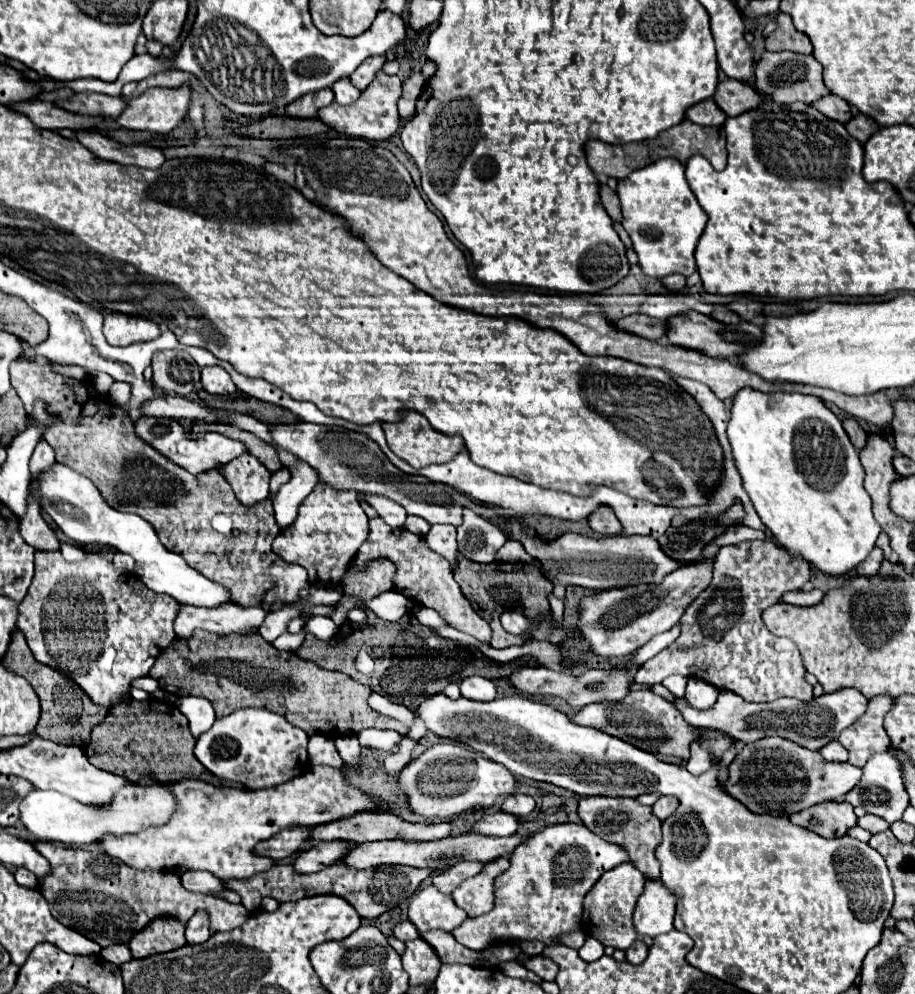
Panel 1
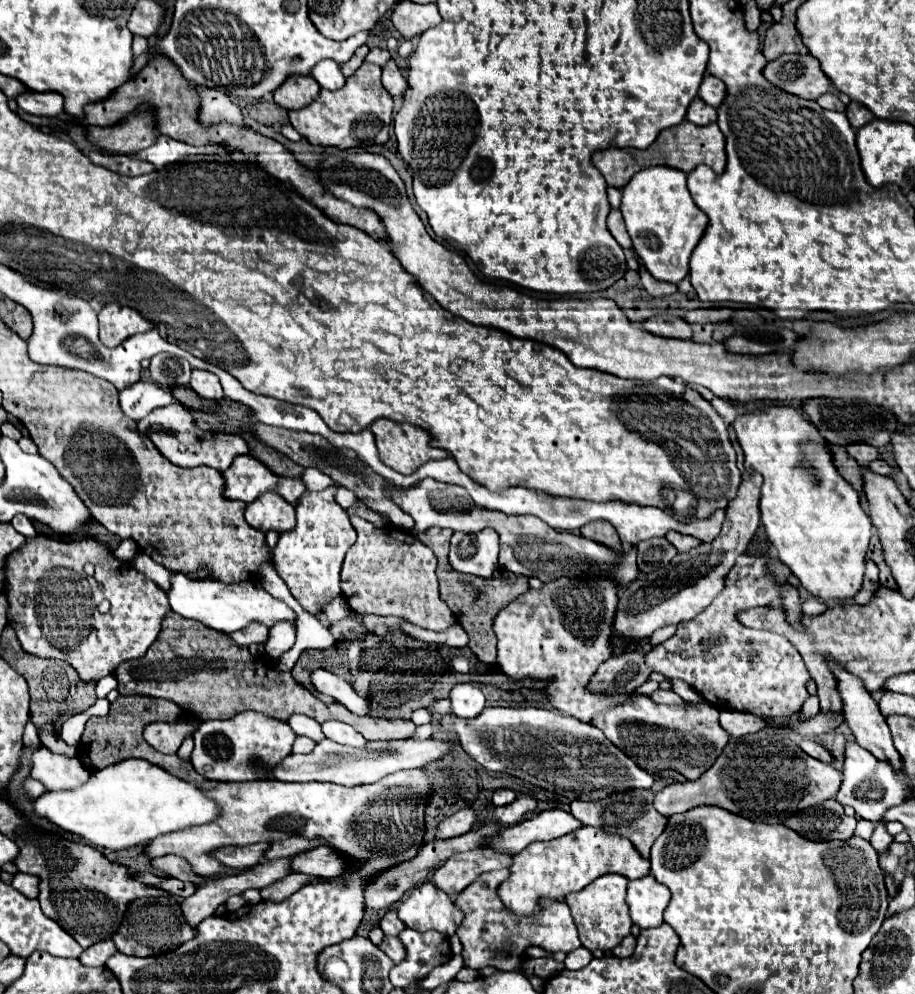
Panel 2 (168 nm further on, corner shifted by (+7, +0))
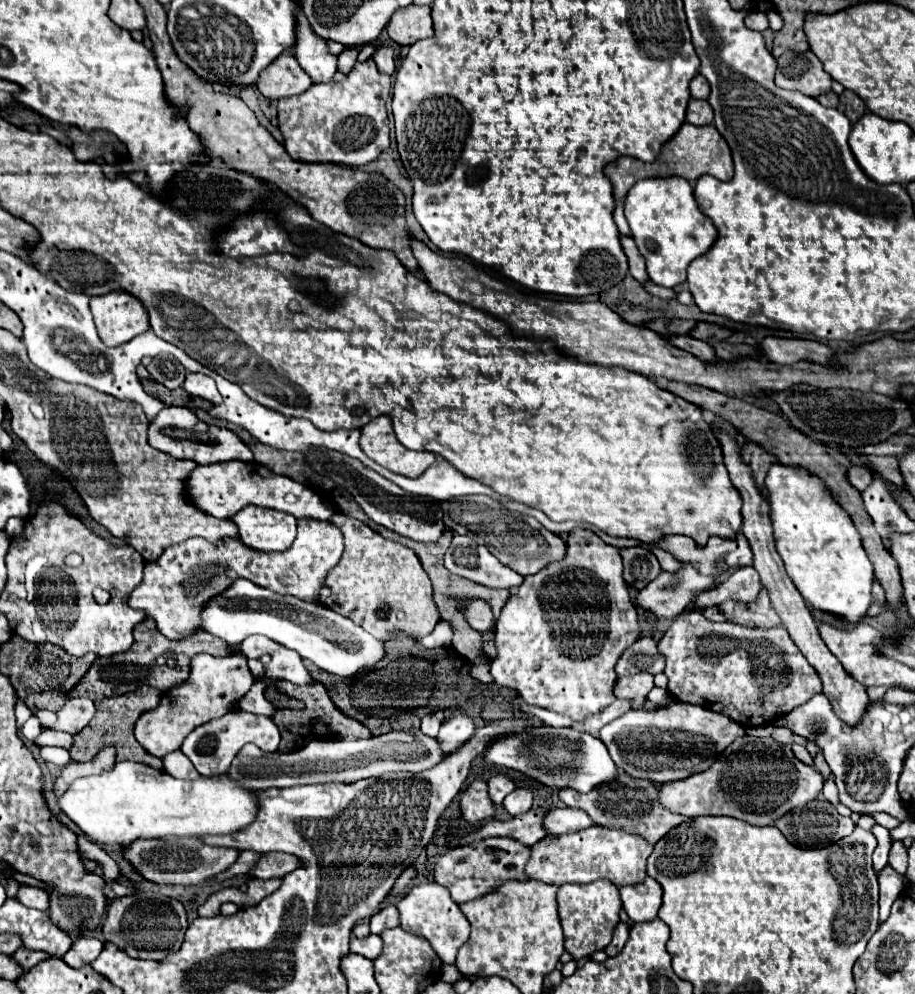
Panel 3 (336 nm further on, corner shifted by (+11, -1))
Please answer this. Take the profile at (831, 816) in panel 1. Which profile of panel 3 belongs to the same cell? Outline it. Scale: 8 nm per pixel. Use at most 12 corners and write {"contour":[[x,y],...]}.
{"contour":[[819,795],[775,827],[797,847],[819,849],[853,833],[851,817]]}

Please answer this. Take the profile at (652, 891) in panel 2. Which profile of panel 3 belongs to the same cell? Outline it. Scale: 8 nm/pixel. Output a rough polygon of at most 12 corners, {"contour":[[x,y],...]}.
{"contour":[[653,877],[621,887],[633,923],[657,919],[663,889]]}

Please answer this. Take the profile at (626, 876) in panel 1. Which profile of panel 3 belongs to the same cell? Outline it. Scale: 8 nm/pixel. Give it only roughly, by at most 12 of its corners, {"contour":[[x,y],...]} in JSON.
{"contour":[[561,885],[573,959],[603,951],[621,913],[617,885]]}

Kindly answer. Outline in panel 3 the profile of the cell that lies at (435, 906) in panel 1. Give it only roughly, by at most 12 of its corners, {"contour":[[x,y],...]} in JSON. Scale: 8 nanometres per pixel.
{"contour":[[415,885],[399,903],[401,929],[453,963],[469,921],[447,889]]}

